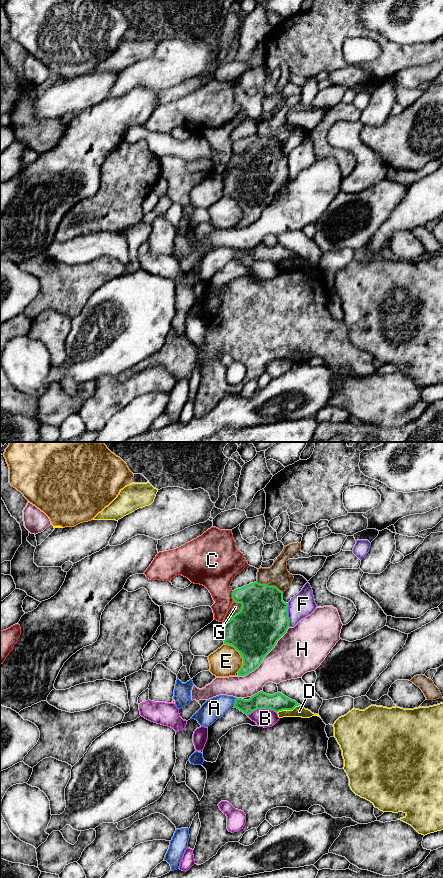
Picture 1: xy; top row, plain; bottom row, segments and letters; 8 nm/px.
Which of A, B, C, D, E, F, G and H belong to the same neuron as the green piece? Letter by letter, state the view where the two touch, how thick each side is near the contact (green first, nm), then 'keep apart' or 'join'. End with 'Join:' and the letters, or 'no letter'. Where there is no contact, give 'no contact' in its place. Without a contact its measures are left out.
A: xy | 140/170 nm | keep apart
B: xy | 150/150 nm | keep apart
C: xy | 320/320 nm | keep apart
D: xy | 150/90 nm | keep apart
E: xy | 400/240 nm | keep apart
F: xy | 400/190 nm | keep apart
G: xy | 400/80 nm | keep apart
H: xy | 400/360 nm | keep apart
Join: no letter

